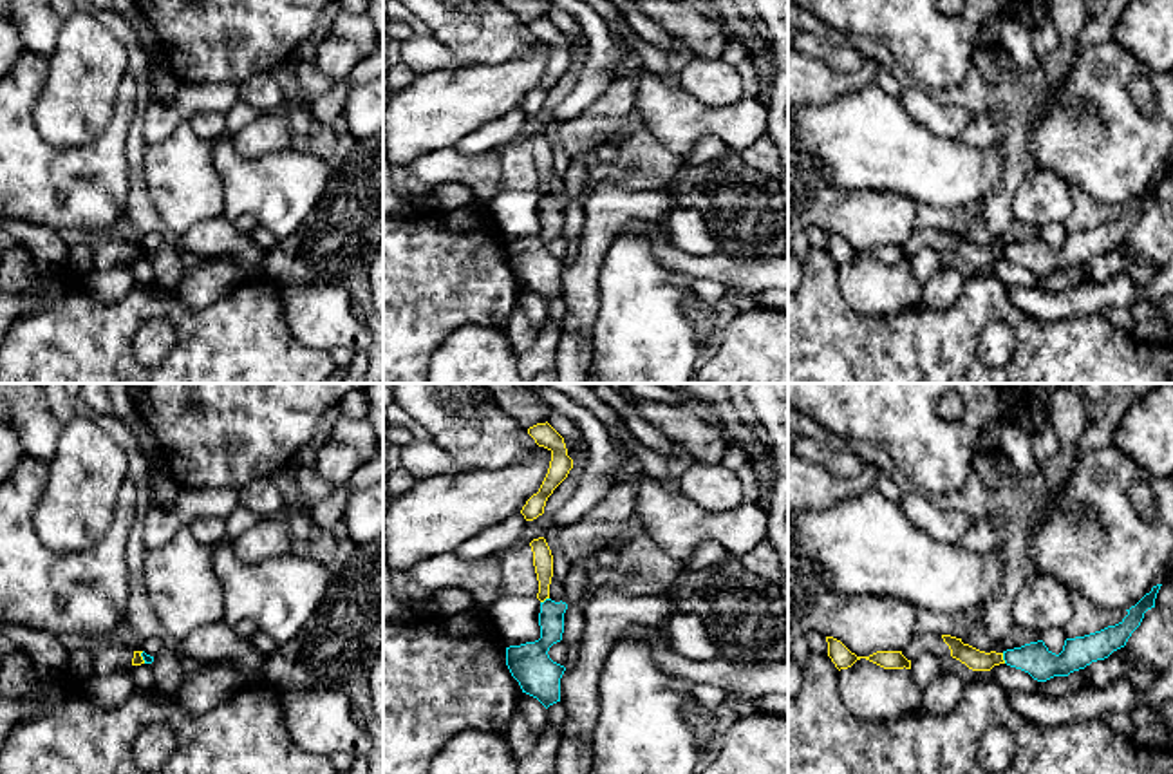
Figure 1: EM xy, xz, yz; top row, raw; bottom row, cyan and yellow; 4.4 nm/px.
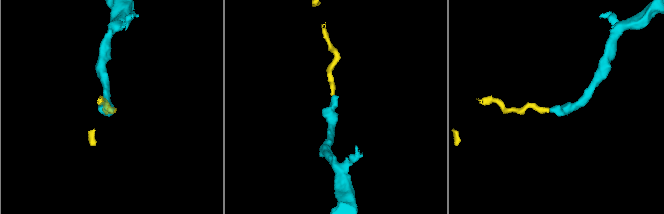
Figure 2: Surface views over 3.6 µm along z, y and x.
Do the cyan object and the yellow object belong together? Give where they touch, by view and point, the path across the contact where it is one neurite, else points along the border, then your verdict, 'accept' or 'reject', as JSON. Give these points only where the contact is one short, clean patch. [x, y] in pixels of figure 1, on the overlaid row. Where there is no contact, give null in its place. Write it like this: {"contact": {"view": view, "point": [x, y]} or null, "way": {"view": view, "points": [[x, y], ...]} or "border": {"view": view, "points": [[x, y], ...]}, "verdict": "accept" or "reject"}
{"contact": {"view": "yz", "point": [1004, 659]}, "border": {"view": "yz", "points": [[1002, 653], [1005, 662]]}, "verdict": "reject"}

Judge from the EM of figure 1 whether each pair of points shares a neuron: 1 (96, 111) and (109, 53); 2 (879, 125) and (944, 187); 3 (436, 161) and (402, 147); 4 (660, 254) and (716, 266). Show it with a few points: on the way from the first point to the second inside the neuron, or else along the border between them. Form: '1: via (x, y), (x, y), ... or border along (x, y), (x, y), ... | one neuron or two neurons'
1: via (96, 96), (96, 67) | one neuron
2: via (895, 141), (928, 170) | one neuron
3: border along (454, 145), (422, 154), (407, 167) | two neurons
4: via (675, 261), (702, 266) | one neuron

